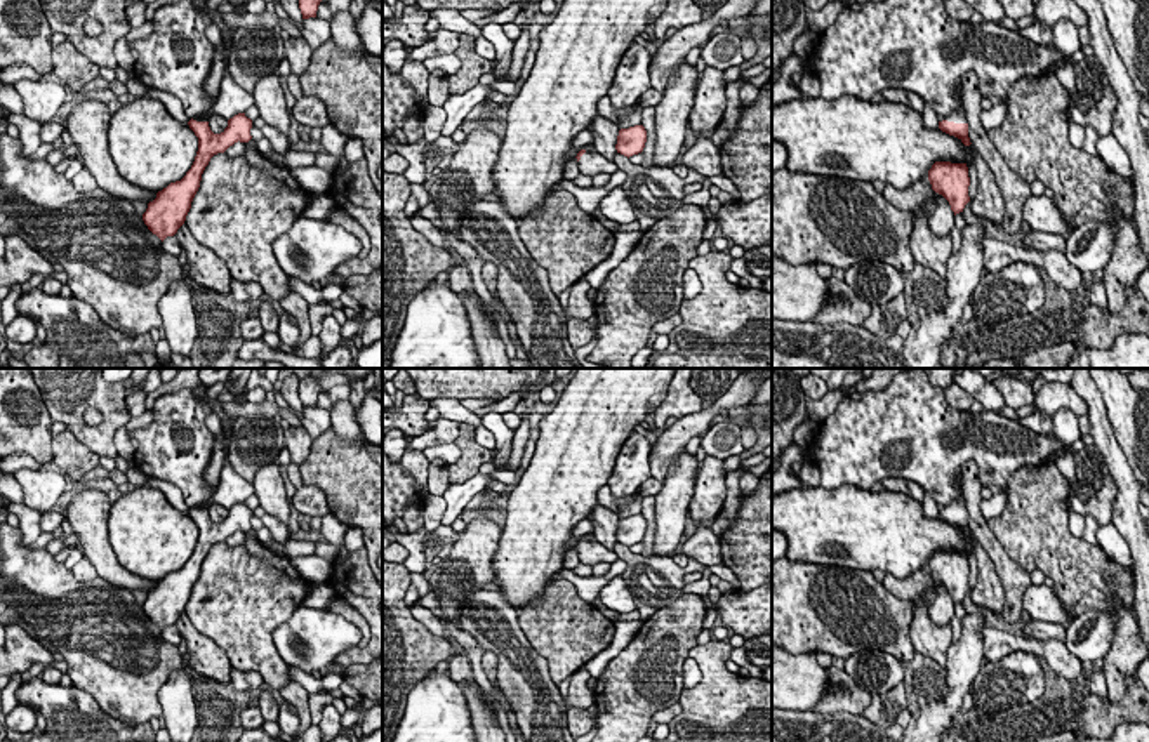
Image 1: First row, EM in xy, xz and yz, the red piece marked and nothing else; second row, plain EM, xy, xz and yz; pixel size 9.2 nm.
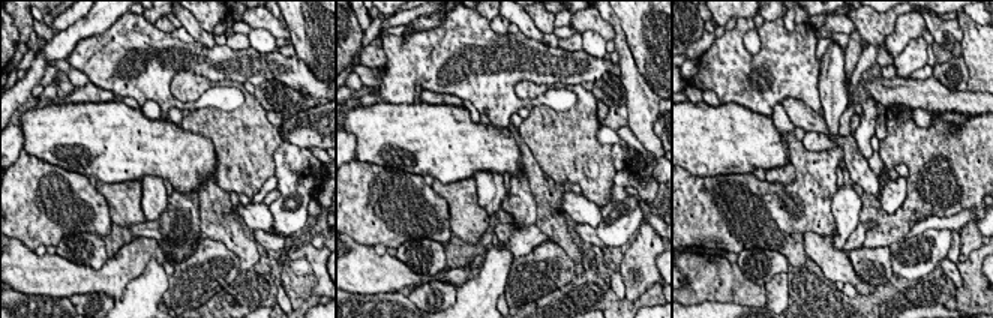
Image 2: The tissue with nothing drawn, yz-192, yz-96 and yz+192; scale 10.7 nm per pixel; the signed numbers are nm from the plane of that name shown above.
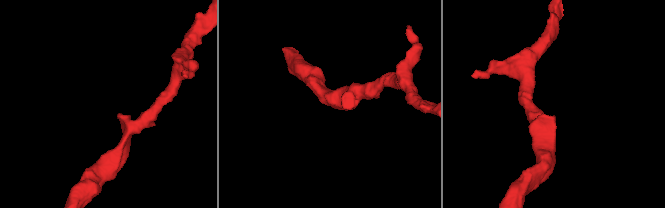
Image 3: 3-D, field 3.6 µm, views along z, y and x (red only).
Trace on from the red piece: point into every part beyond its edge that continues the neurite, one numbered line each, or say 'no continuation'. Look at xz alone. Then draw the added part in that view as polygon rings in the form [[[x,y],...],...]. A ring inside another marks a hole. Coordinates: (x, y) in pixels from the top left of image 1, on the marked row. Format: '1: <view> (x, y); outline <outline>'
1: xz (591, 164); outline [[[586,149],[586,153],[579,160],[579,170],[582,176],[598,176],[598,174],[614,174],[617,172],[617,165],[596,151]]]

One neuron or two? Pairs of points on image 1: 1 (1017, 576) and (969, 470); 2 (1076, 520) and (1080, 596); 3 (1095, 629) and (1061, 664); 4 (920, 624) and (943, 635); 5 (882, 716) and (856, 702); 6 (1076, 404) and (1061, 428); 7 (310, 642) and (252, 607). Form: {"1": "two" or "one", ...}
{"1": "one", "2": "two", "3": "two", "4": "one", "5": "two", "6": "two", "7": "two"}

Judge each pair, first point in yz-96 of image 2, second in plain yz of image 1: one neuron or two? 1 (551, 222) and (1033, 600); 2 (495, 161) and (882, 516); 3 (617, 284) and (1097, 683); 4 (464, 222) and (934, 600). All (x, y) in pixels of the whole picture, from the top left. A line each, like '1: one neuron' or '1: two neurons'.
1: two neurons
2: one neuron
3: one neuron
4: two neurons

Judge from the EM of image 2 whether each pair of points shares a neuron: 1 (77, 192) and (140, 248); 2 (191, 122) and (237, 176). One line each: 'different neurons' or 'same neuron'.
1: different neurons
2: same neuron

